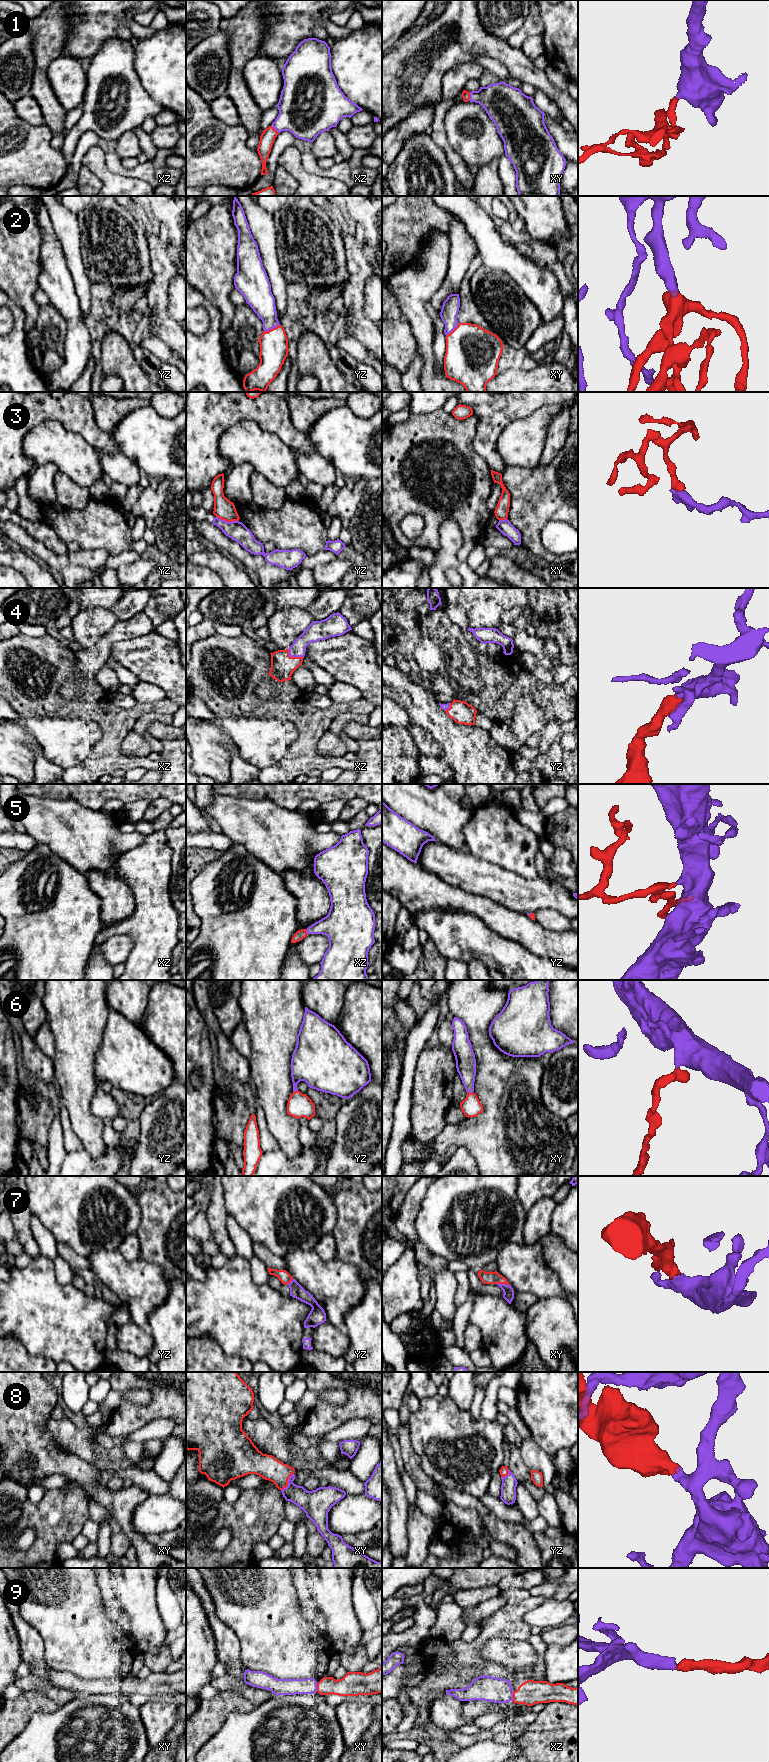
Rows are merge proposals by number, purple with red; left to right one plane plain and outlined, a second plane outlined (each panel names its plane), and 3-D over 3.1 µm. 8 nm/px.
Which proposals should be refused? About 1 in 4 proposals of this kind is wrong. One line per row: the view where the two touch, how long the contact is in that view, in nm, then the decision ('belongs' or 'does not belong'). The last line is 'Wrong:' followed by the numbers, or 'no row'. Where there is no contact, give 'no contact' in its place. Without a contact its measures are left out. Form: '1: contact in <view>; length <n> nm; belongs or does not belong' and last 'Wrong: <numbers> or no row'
1: contact in xz; length 90 nm; belongs
2: contact in yz; length 140 nm; belongs
3: contact in yz; length 190 nm; does not belong
4: contact in xz; length 150 nm; belongs
5: contact in xz; length 50 nm; belongs
6: contact in xy; length 50 nm; belongs
7: contact in xy; length 110 nm; belongs
8: contact in xy; length 170 nm; belongs
9: contact in xz; length 80 nm; belongs
Wrong: 3

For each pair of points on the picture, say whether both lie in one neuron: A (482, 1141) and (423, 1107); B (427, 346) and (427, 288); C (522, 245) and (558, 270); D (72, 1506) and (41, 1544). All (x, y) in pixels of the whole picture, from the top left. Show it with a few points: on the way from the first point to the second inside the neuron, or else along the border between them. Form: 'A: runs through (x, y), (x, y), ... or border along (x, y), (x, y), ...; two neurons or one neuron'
A: border along (446, 1125), (431, 1144); two neurons
B: runs through (424, 332), (421, 325), (421, 302); one neuron
C: runs through (531, 248), (541, 253), (549, 261); one neuron
D: runs through (63, 1515), (52, 1526), (49, 1535); one neuron

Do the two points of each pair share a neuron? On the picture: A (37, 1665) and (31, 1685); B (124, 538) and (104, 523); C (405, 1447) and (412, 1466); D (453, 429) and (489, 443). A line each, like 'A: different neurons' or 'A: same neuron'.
A: different neurons
B: same neuron
C: same neuron
D: different neurons

